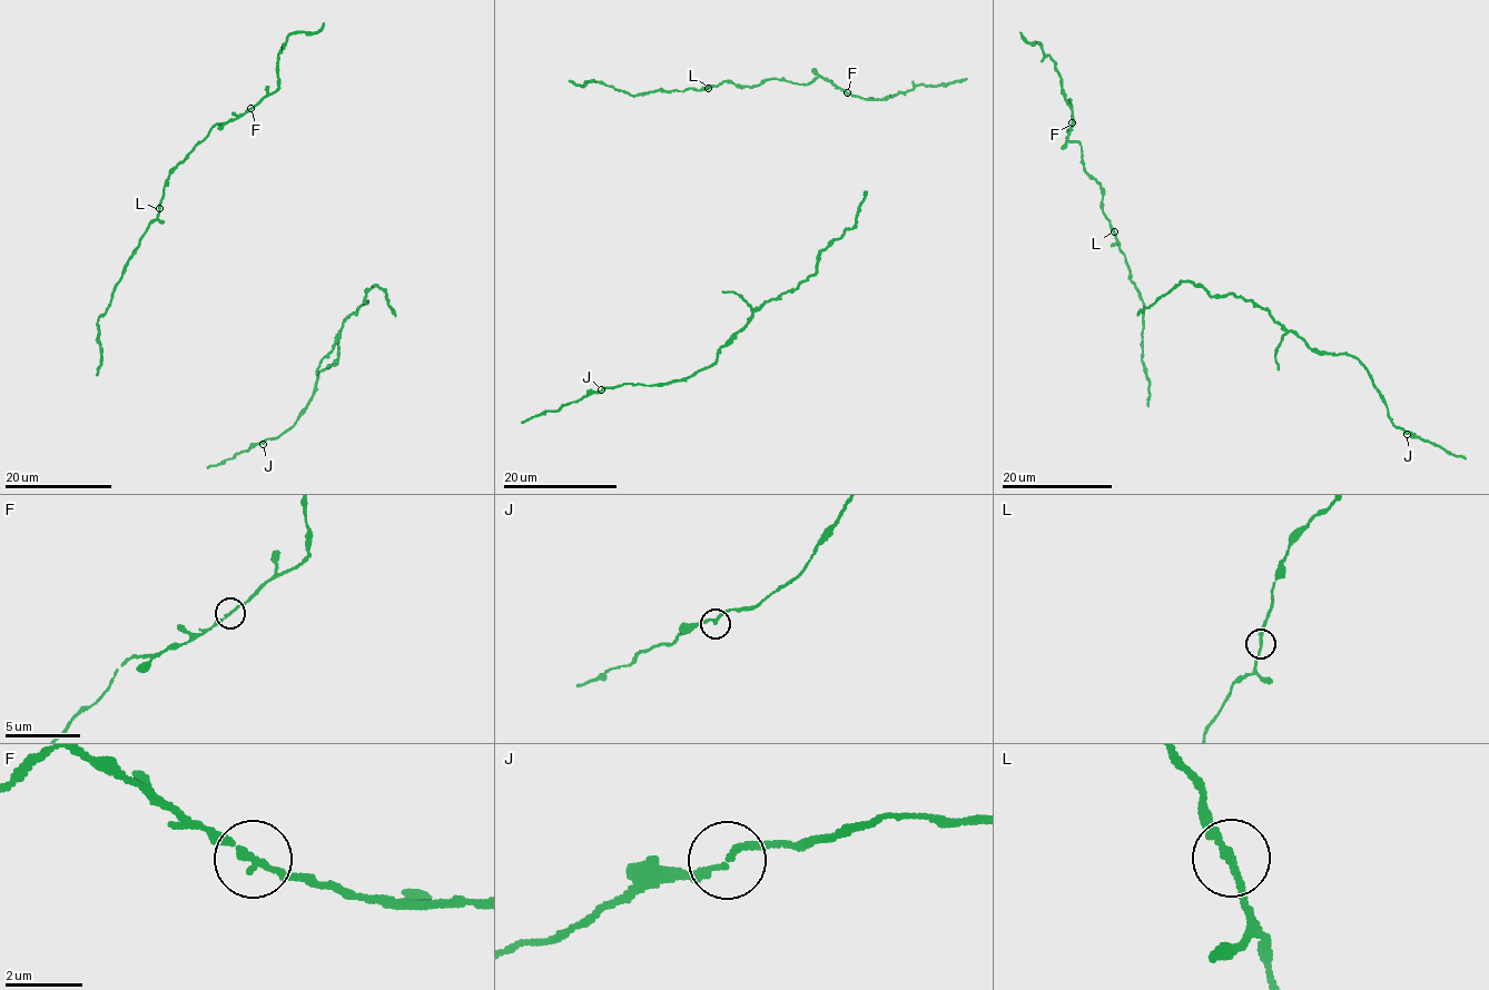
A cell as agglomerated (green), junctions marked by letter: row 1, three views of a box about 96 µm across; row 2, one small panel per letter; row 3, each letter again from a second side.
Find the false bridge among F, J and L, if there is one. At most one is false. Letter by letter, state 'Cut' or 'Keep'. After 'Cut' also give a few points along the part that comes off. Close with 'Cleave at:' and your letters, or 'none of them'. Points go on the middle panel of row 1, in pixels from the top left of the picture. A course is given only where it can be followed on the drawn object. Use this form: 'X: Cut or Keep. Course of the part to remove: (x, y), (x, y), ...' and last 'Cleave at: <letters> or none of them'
F: Keep
J: Keep
L: Keep
Cleave at: none of them

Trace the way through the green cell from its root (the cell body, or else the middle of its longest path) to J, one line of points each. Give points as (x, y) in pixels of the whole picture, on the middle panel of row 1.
J: (828, 241), (815, 273), (752, 313), (715, 363), (681, 379), (602, 390)

